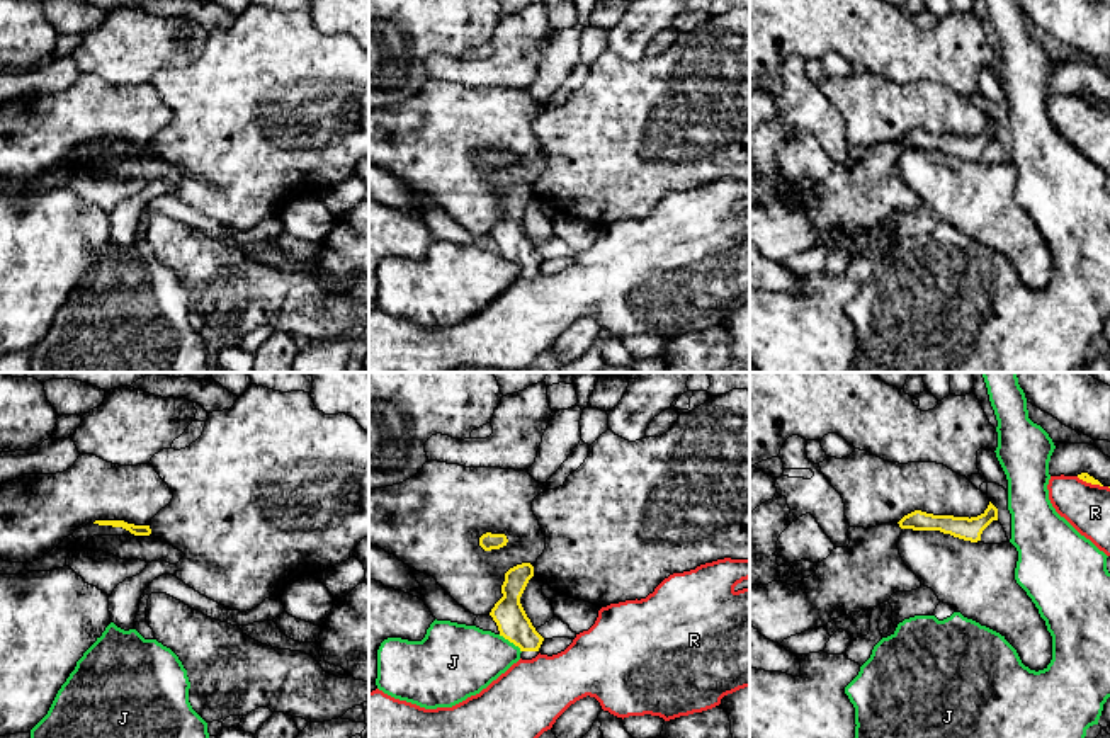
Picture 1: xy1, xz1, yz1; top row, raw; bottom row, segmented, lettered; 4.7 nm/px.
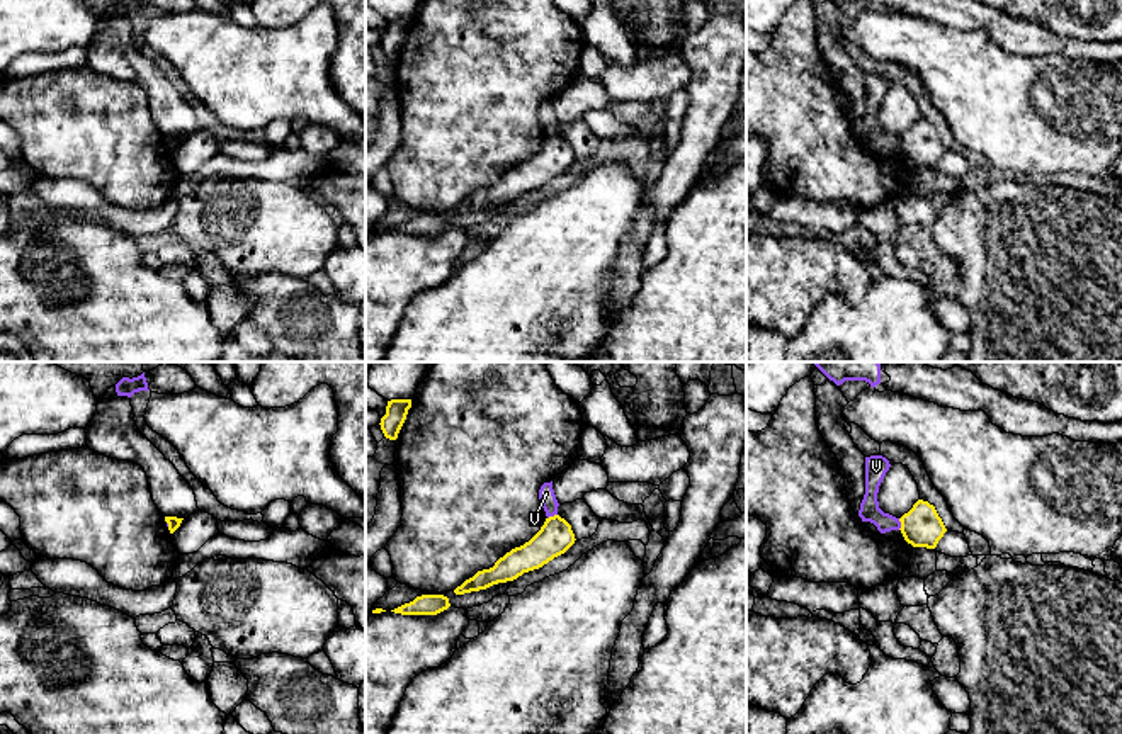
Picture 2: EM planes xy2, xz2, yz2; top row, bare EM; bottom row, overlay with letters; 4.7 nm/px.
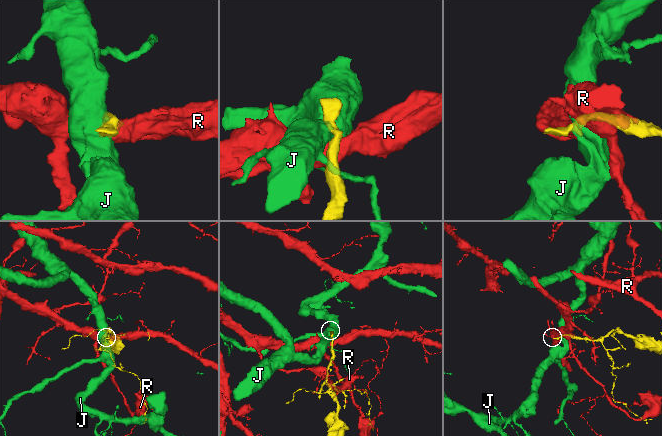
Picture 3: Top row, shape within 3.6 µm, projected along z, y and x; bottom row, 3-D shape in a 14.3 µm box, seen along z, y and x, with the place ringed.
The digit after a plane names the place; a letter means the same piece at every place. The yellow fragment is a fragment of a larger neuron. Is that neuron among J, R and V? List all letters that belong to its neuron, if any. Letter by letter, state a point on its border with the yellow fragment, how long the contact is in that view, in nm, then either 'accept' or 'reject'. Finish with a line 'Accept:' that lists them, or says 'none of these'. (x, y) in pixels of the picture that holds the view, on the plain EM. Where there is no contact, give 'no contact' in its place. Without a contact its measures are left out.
J: contact xz1 (510, 261); length 140 nm; reject
R: contact yz1 (1090, 101); length 140 nm; reject
V: contact yz2 (901, 143); length 60 nm; reject
Accept: none of these

